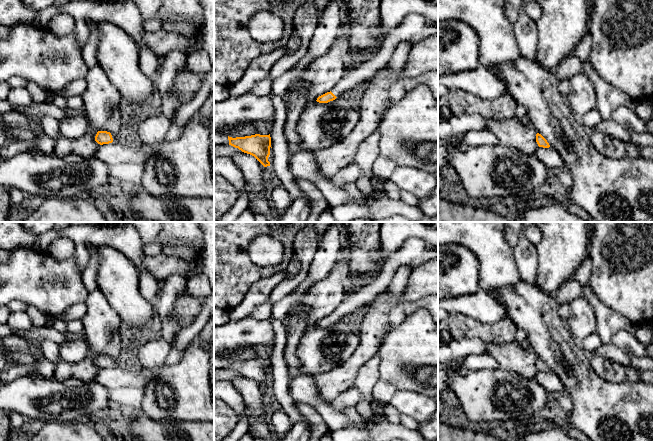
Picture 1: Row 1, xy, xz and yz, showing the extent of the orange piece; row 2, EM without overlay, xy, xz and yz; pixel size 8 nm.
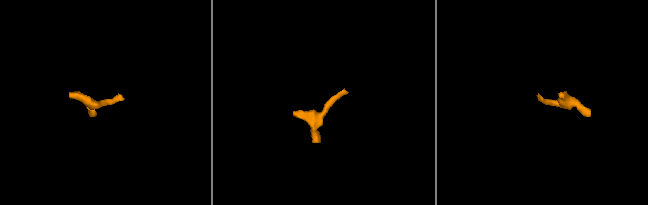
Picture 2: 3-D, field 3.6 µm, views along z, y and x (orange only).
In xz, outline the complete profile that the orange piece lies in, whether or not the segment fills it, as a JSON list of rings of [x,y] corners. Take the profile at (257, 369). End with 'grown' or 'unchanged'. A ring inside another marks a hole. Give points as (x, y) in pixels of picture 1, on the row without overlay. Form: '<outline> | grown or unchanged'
[[[214,356],[214,369],[231,369],[244,377],[254,380],[264,391],[270,390],[271,361],[255,358],[245,361],[232,362],[224,357]]] | grown

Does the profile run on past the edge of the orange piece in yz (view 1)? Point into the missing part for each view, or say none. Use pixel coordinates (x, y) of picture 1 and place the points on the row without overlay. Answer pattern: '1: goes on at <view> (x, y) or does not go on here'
1: does not go on here

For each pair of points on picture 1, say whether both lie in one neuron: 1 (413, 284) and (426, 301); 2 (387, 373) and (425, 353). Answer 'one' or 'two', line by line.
1: two
2: one

